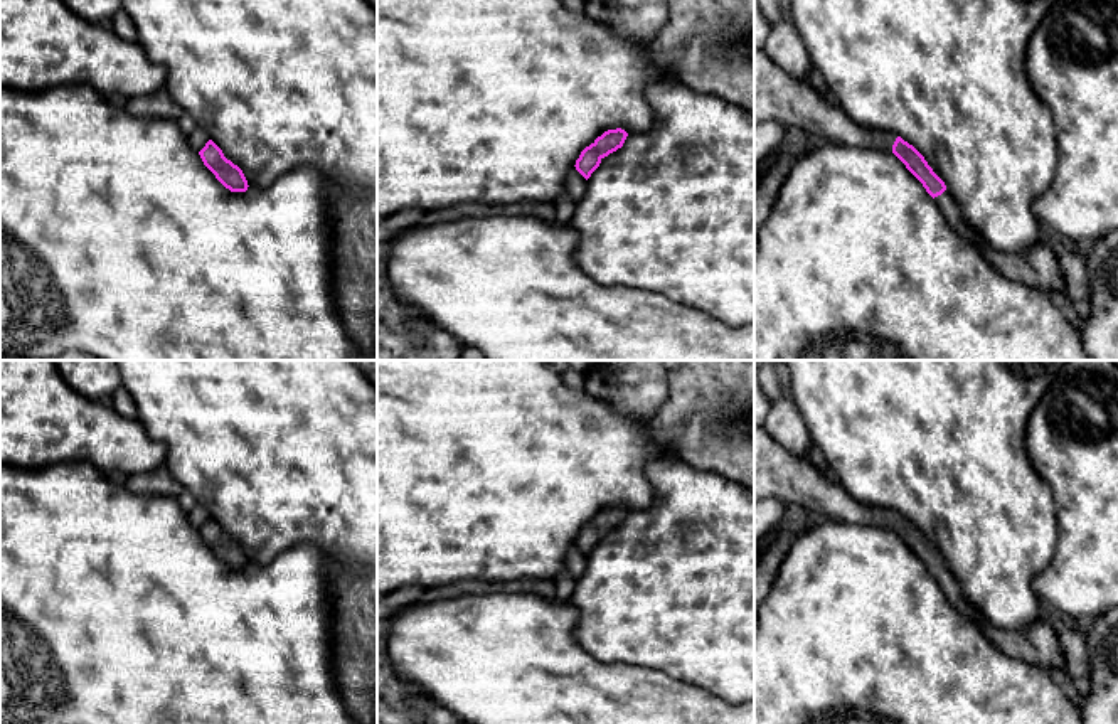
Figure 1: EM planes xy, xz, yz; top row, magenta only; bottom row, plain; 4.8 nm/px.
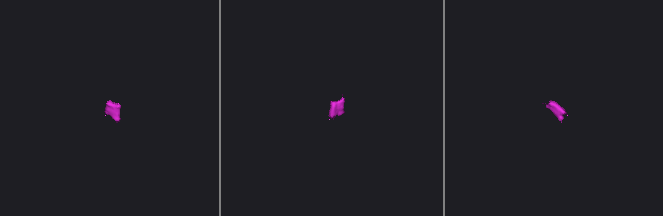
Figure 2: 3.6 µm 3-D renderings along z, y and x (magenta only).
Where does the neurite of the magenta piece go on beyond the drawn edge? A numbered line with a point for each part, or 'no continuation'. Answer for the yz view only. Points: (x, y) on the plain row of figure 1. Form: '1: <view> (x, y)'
1: yz (777, 473)
2: yz (1038, 644)

